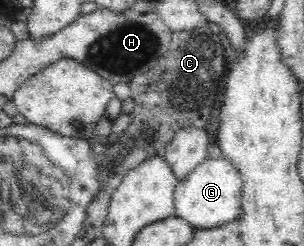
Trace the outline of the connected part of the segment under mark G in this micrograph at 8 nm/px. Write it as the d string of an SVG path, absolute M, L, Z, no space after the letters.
M225 157L206 158L177 183L174 207L178 217L187 221L193 230L212 229L239 220L242 216L242 180L239 171Z

